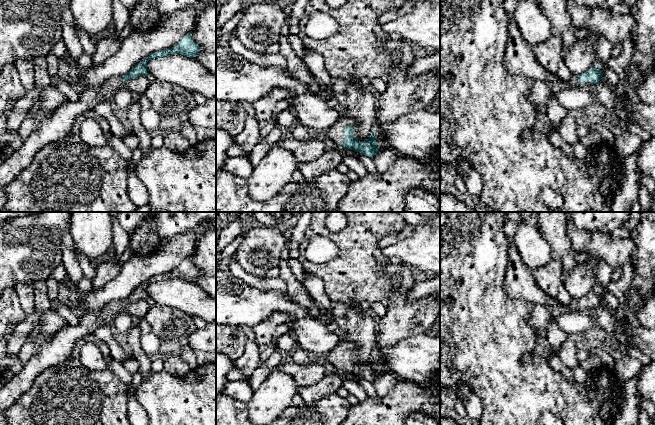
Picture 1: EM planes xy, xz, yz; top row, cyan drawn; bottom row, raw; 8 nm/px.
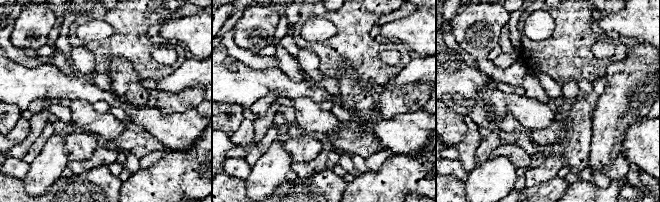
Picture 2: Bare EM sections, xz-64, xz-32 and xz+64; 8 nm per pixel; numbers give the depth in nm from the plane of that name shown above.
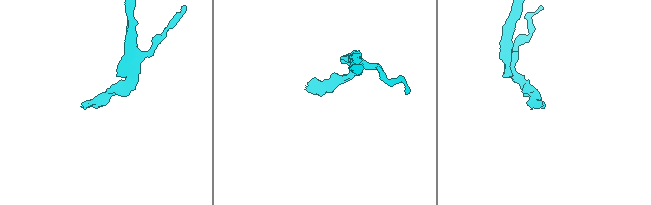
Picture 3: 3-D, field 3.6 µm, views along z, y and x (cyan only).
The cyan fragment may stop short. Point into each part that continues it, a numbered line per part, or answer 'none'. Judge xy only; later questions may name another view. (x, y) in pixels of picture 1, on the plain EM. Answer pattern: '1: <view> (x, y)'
1: xy (57, 349)

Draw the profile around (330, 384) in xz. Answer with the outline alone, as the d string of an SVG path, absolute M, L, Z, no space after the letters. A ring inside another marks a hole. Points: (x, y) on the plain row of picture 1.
M338 374L325 375L317 384L310 387L297 387L297 393L304 403L311 405L322 398L333 395L342 387L343 379Z

